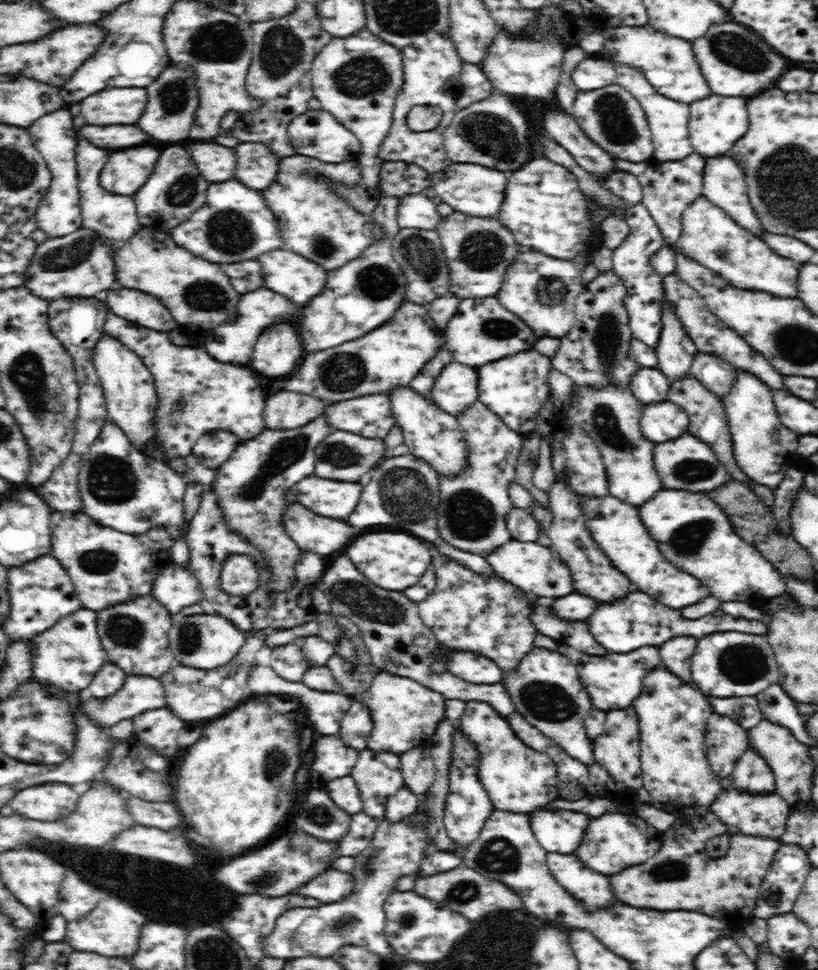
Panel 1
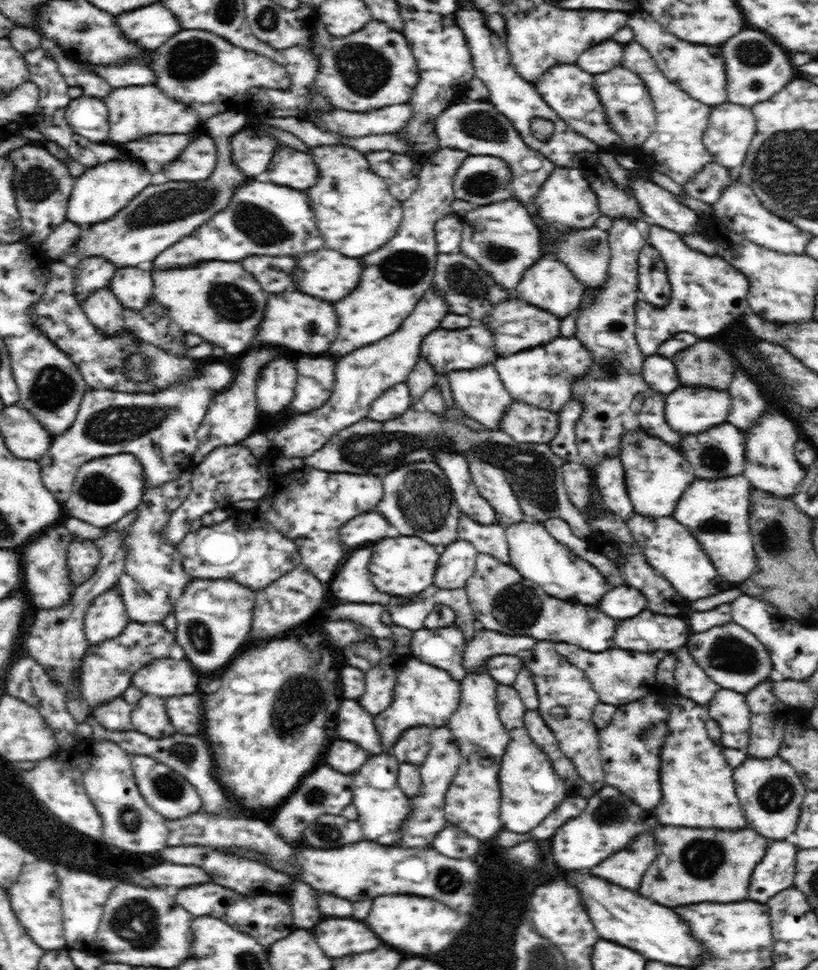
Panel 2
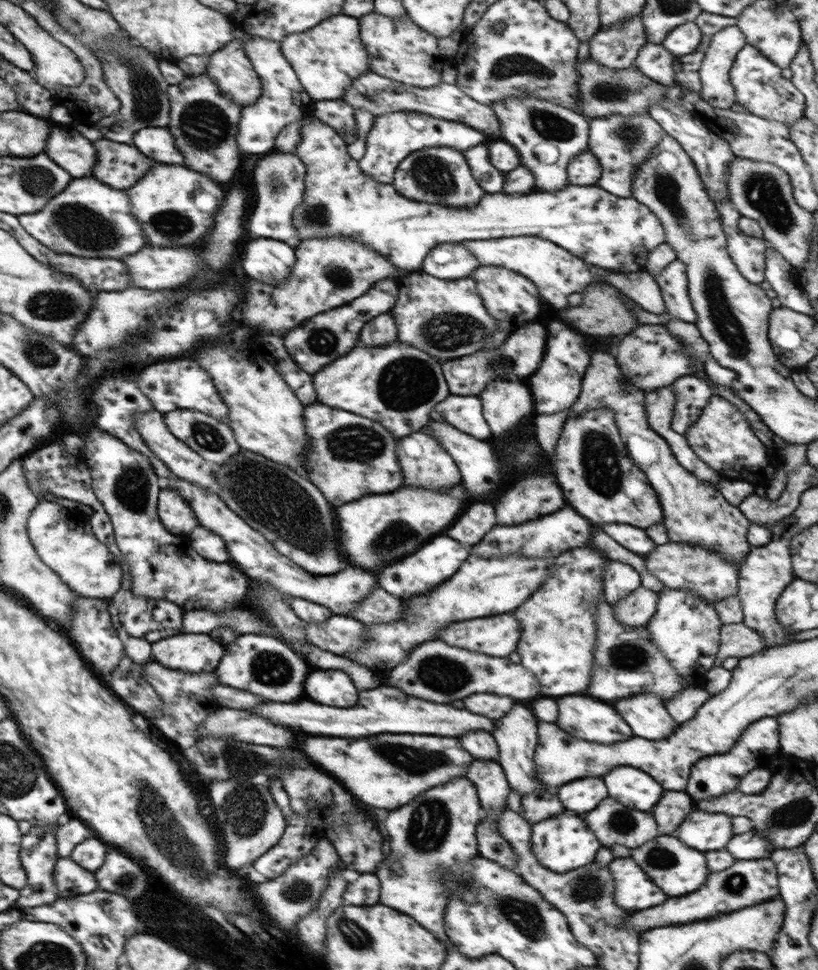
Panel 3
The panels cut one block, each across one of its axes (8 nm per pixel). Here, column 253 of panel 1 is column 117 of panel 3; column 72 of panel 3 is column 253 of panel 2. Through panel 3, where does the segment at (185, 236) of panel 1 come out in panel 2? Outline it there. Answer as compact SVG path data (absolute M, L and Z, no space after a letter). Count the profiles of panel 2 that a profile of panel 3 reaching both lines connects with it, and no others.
M271 182L242 184L228 208L211 216L202 227L186 235L153 260L156 269L182 268L211 260L240 262L248 256L294 256L324 248L305 191Z

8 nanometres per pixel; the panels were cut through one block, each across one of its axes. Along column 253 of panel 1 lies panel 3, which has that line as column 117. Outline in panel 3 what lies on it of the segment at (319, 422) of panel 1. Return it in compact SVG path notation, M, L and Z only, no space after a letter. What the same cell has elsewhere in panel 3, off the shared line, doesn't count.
M94 428L92 433L84 434L82 440L84 442L83 455L93 480L91 488L110 517L116 545L124 553L124 559L126 559L125 566L128 566L134 595L138 598L169 600L182 607L184 611L208 608L212 612L230 612L242 606L240 602L250 588L248 578L242 574L242 571L230 566L230 562L219 563L208 560L192 548L189 535L175 535L164 527L158 513L162 483L155 472L151 458L130 445L124 444L119 437L112 436L98 428Z

